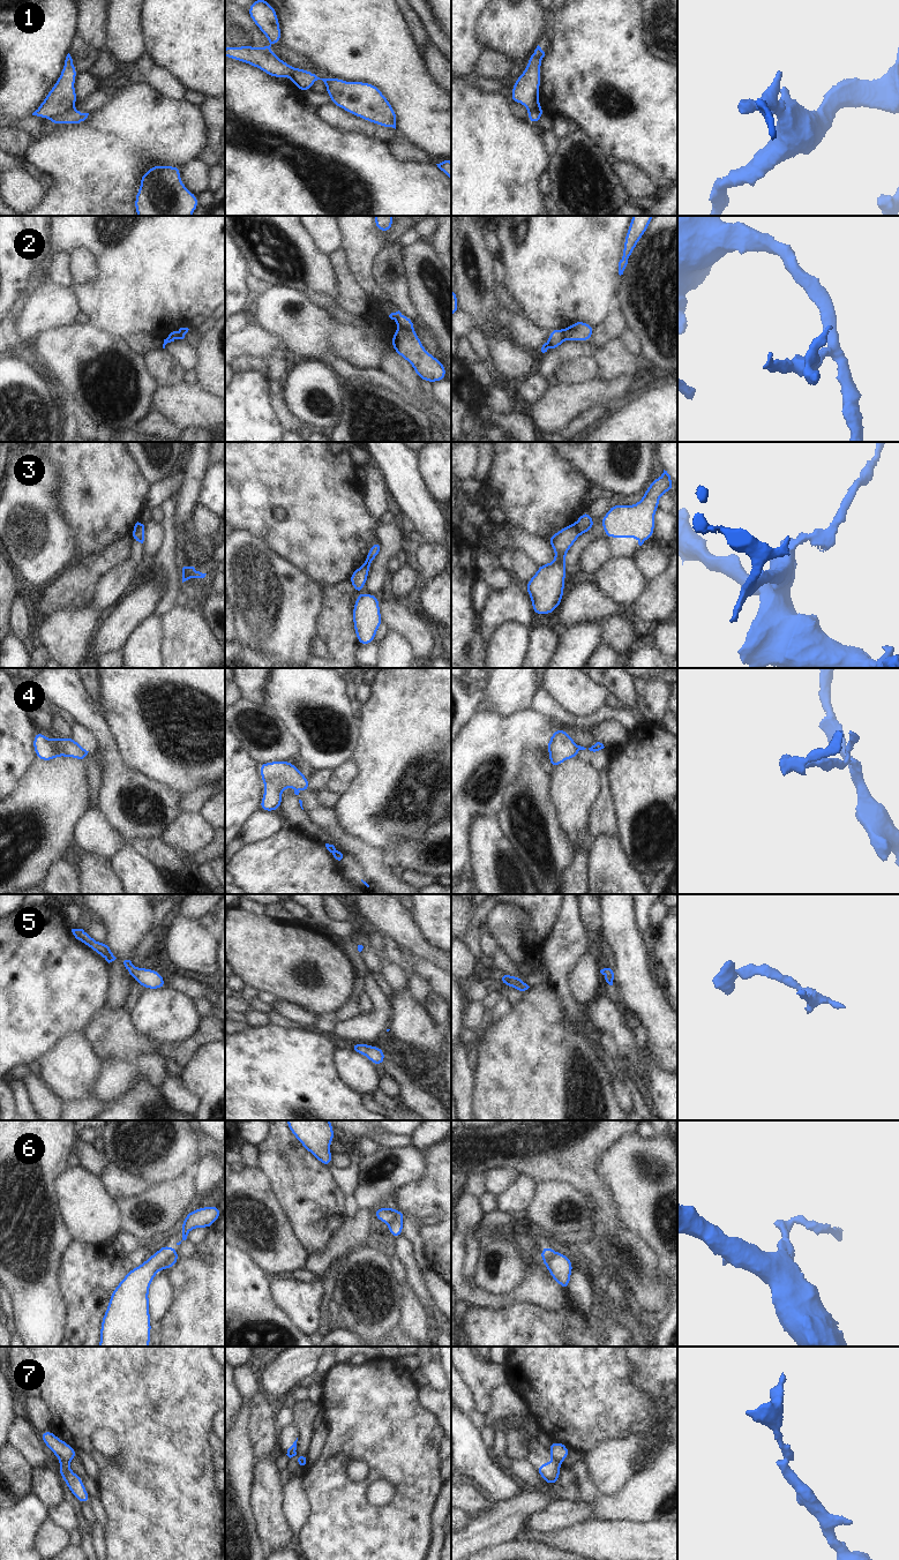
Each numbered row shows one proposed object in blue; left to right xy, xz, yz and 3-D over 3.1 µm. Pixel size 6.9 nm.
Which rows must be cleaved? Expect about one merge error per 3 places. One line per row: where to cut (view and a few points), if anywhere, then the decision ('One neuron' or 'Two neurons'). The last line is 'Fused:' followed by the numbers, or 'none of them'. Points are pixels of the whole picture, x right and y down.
1: Split along xy (72, 107), (52, 117). Two neurons
2: Split along xy (185, 332), (179, 331), (174, 337), (167, 337). Two neurons
3: Split along yz (574, 524), (579, 534). Two neurons
4: No split. One neuron
5: No split. One neuron
6: Split along xy (172, 1247), (163, 1268). Two neurons
7: Split along xy (61, 1460), (68, 1462). Two neurons
Fused: 1, 2, 3, 6, 7.

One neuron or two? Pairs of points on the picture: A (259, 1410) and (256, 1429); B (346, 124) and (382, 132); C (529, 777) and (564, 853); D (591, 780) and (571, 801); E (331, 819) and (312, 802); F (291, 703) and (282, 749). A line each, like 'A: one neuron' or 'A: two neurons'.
A: one neuron
B: one neuron
C: one neuron
D: one neuron
E: one neuron
F: two neurons

